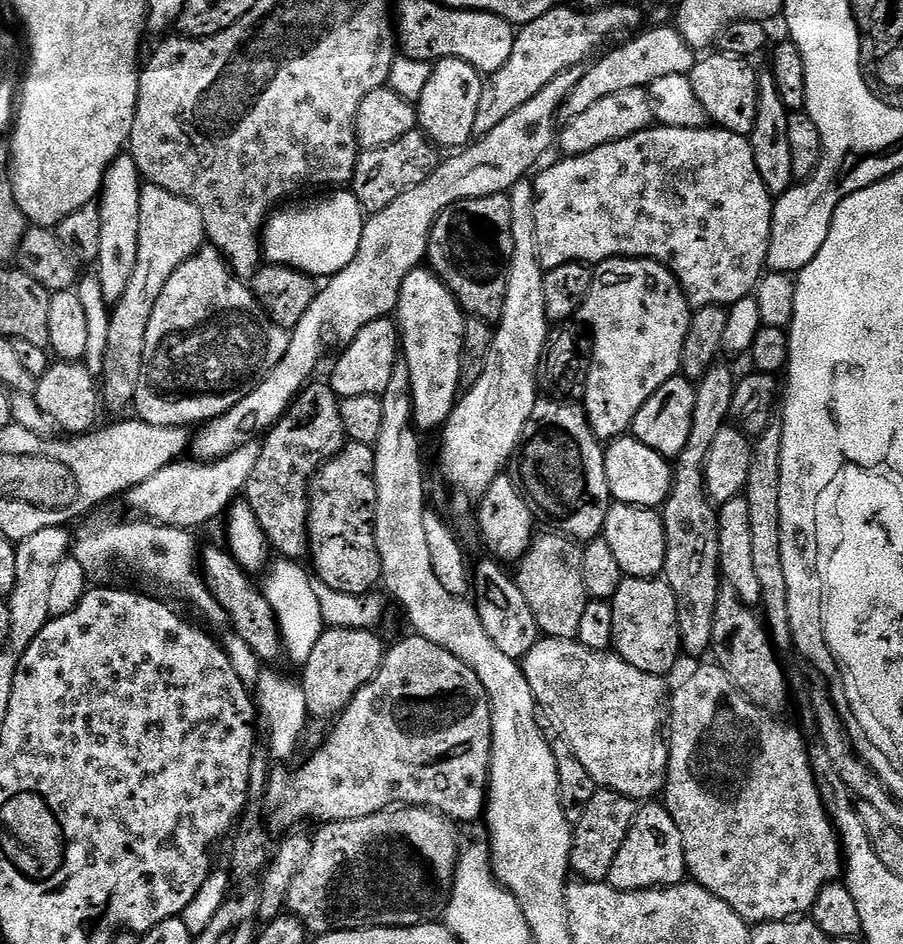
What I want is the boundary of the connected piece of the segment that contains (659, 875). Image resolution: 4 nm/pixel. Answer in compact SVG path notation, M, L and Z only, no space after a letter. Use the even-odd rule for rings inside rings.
M641 803L637 807L636 817L632 819L626 840L622 842L622 848L618 850L618 854L614 858L614 864L610 866L610 874L606 883L623 892L643 892L646 888L669 888L671 884L683 884L685 880L686 869L684 867L682 834L678 834L678 826L674 822L674 818L663 803Z

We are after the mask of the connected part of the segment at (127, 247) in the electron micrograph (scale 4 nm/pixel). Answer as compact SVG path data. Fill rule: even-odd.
M121 154L108 167L104 175L104 185L98 197L102 234L98 237L98 258L94 265L94 275L102 286L102 294L110 306L115 306L138 262L138 218L142 206L142 177L131 154Z

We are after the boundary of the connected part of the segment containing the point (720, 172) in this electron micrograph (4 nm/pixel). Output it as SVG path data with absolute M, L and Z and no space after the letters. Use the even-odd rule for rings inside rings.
M653 126L634 134L630 138L622 138L618 142L610 142L598 146L598 150L590 150L586 154L564 156L557 164L552 164L540 177L535 177L536 205L534 206L534 230L538 234L538 254L540 265L545 270L563 264L586 264L595 266L603 260L617 258L635 258L638 260L656 260L666 264L682 286L684 296L693 309L705 308L711 304L731 306L739 300L753 295L760 277L765 275L768 263L768 247L772 233L772 206L774 198L766 190L762 176L758 174L758 166L754 166L754 150L749 137L727 132L724 128L709 126L698 130L685 128L665 128Z

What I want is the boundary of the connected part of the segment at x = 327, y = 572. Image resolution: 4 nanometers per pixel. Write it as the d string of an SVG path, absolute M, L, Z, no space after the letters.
M348 440L337 456L331 456L331 458L318 469L316 475L312 477L312 483L308 490L308 556L310 557L310 561L312 560L310 568L316 578L322 579L323 582L326 582L327 586L330 586L331 589L336 590L341 594L366 595L381 583L380 559L378 558L376 543L374 542L376 487L374 486L374 478L372 477L374 474L374 456L372 450L373 445L371 444L363 444L357 440Z

